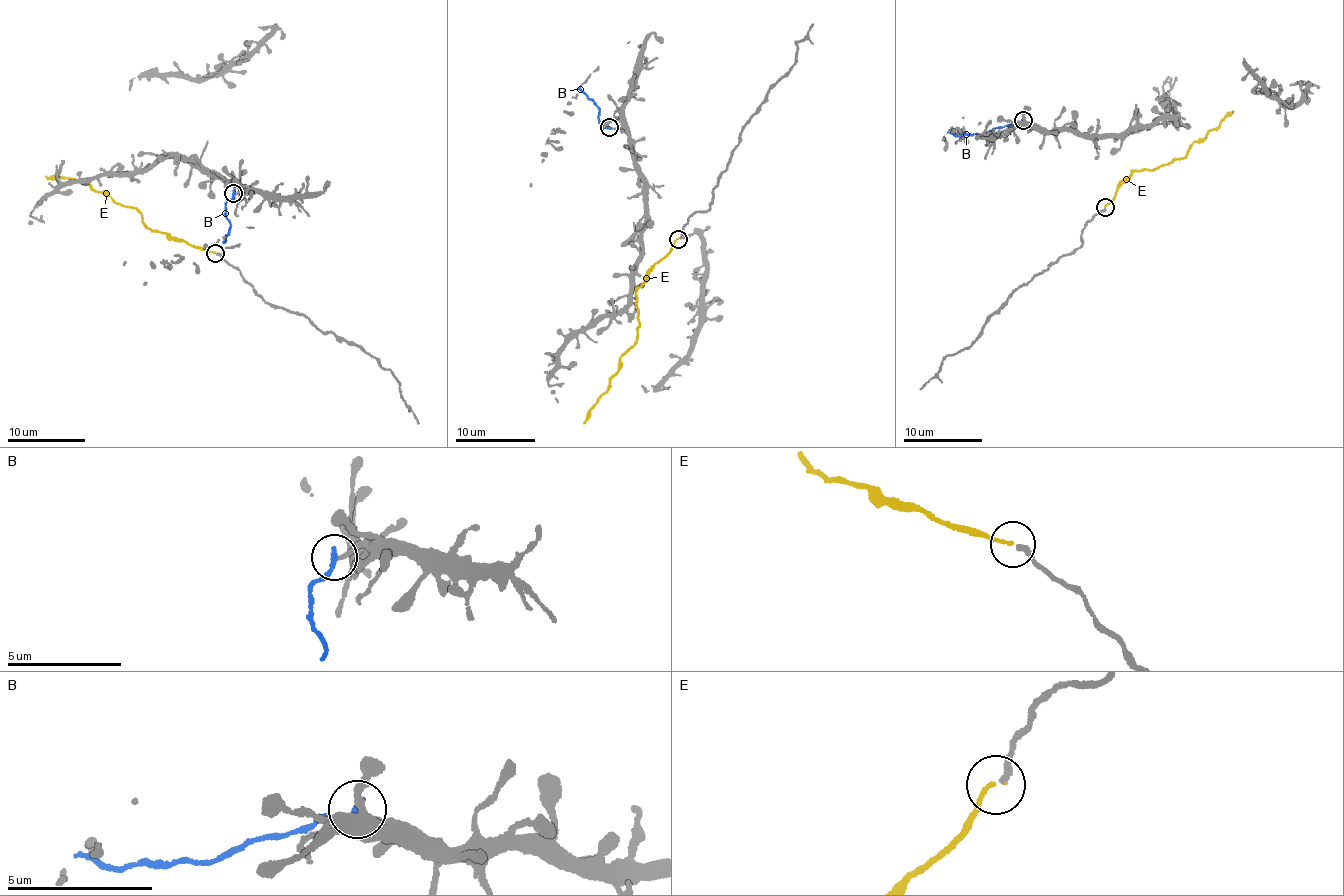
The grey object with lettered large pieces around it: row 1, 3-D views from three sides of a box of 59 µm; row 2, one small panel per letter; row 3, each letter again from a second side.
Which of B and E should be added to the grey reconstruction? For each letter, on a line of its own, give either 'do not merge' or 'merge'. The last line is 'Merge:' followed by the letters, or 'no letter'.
B: do not merge
E: merge
Merge: E

